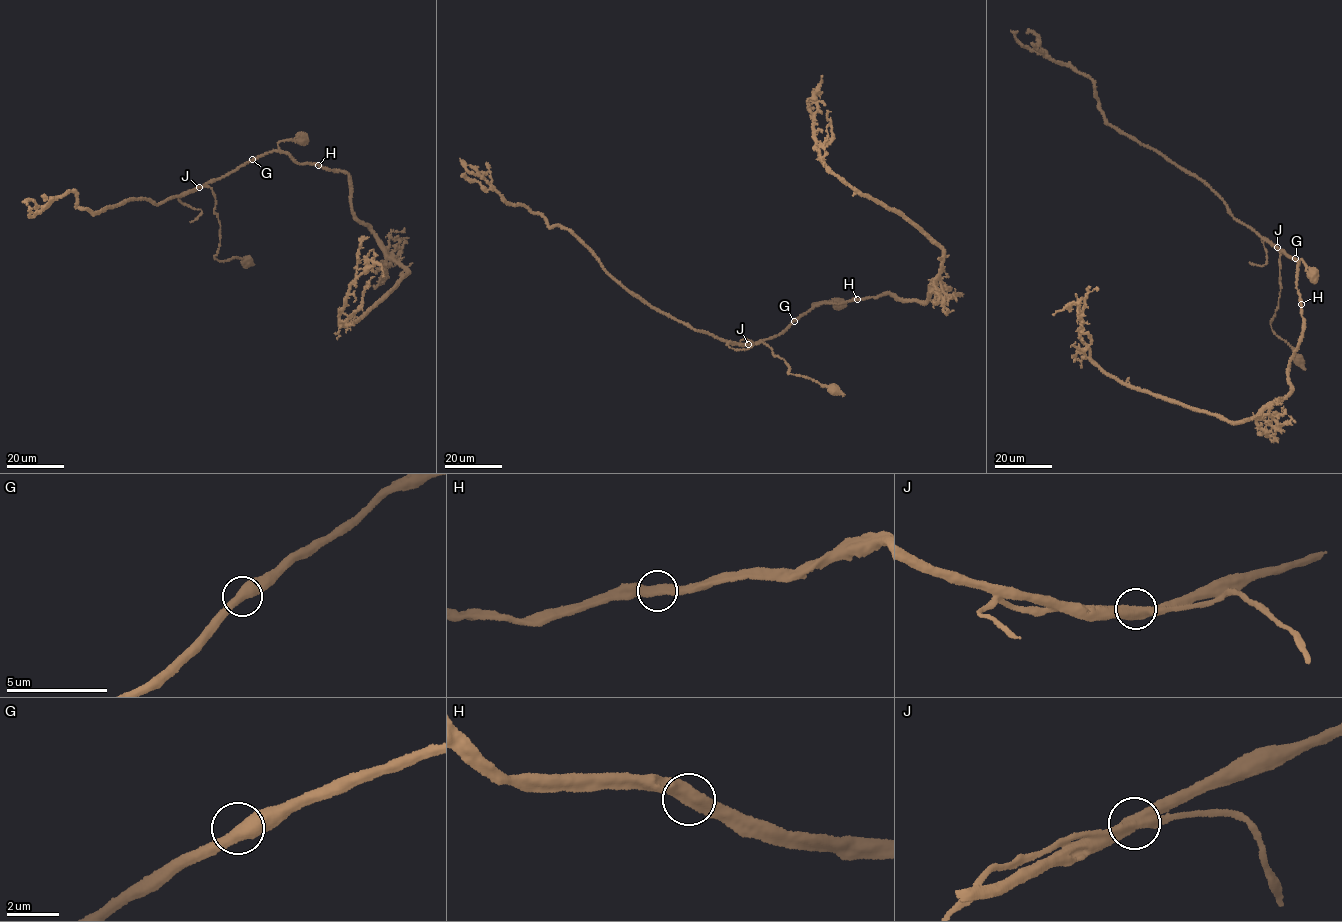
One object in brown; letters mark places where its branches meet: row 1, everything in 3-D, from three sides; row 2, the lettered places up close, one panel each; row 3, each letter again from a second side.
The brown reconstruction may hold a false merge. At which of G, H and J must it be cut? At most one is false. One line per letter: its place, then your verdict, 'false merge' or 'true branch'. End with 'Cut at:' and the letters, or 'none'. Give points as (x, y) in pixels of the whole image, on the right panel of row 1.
G: place (1295, 258); true branch
H: place (1301, 304); true branch
J: place (1277, 247); false merge
Cut at: J

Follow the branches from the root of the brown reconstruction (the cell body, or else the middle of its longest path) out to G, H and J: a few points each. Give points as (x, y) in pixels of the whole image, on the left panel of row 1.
G: (246, 260), (214, 257), (219, 221), (215, 194), (204, 186), (252, 159)
H: (246, 260), (214, 257), (219, 221), (215, 194), (204, 185), (275, 150), (318, 165)
J: (246, 260), (236, 257), (220, 261), (214, 257), (220, 239), (215, 194), (209, 187), (198, 188)

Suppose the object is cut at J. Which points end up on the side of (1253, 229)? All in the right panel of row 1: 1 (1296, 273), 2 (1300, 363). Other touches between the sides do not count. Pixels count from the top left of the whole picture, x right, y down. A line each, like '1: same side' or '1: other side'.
1: same side
2: other side

